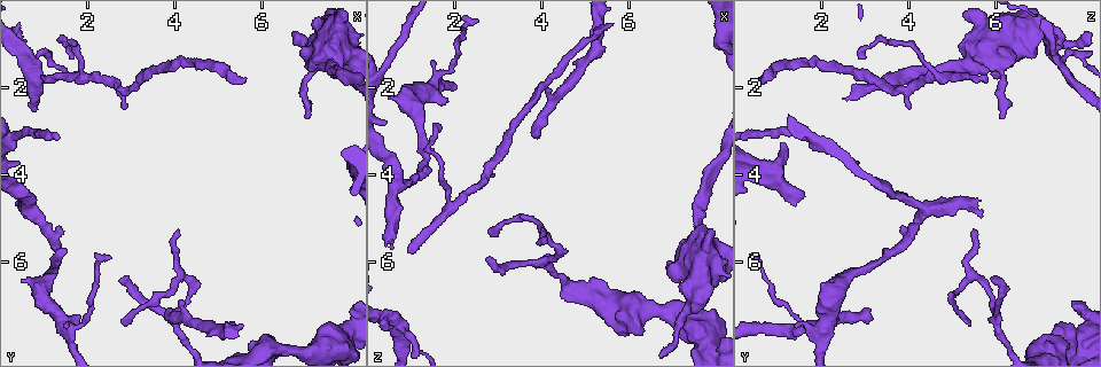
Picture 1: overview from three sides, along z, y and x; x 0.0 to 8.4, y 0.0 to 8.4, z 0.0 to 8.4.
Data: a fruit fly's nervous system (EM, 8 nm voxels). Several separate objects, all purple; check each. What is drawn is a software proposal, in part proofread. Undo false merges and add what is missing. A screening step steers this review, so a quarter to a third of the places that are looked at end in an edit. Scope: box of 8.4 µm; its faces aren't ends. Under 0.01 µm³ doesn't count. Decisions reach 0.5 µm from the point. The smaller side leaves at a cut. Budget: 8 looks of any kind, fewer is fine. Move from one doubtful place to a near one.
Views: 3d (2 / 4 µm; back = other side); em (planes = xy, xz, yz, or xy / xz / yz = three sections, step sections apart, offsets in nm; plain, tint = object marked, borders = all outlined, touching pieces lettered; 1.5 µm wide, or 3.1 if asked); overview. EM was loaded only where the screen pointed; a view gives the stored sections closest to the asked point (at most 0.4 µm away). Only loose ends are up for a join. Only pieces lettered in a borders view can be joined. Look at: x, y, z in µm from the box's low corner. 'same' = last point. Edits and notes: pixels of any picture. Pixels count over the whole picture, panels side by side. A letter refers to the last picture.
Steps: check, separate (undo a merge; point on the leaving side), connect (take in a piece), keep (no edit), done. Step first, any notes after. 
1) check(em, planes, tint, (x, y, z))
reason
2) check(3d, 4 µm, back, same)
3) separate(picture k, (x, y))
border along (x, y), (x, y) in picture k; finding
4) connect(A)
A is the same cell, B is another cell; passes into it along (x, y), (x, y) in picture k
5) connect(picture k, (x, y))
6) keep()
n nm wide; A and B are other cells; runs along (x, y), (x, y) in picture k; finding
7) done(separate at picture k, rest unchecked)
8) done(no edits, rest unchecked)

check(em, planes, borders, (3.80, 7.25, 3.10))
branch stops here

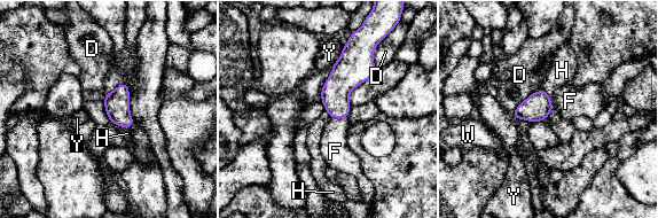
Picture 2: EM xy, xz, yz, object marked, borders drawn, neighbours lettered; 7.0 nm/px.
connect(F)
F is the same cell, D, H, W and Y are other cells; passes into it along (335, 92), (338, 117), (335, 152) in picture 2; the cell continues

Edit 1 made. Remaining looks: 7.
check(em, xz, step 4, plain, (1.00, 1.90, 5.80))
free end

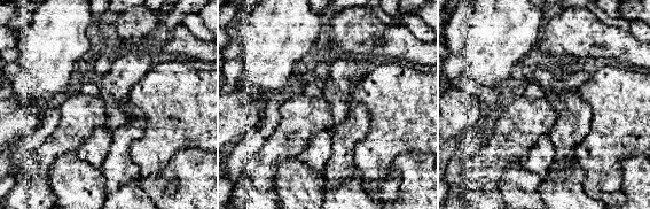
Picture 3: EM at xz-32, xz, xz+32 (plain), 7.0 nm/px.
check(em, xz, step 4, borders, same)
see the neighbours

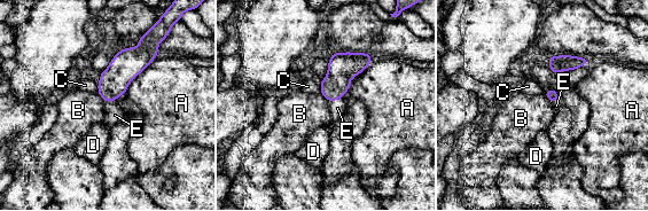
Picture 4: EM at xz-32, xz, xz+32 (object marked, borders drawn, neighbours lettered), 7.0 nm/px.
connect(E)
E is the same cell, A, B, C and D are other cells; passes into it along (342, 67), (335, 99), (337, 108) in picture 4; it goes on there

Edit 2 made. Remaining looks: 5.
check(overview)

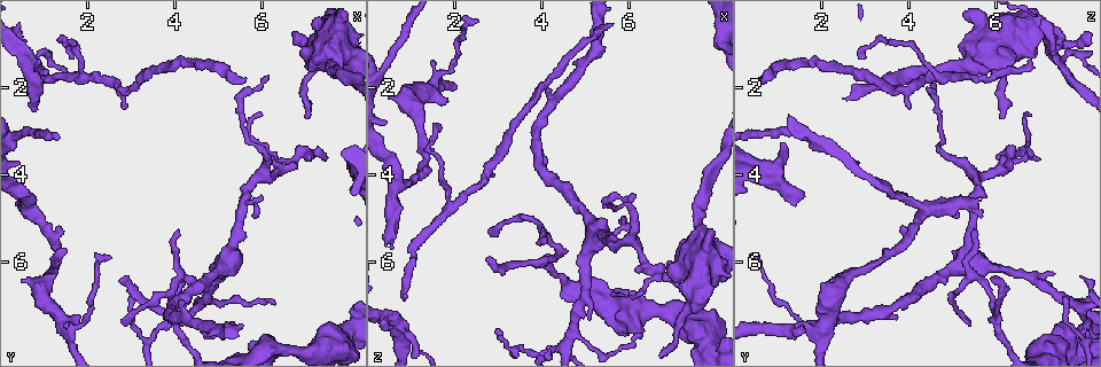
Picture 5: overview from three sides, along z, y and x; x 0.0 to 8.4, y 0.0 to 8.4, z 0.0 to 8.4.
check(em, xz, step 8, tint, (7.05, 0.95, 7.80))
a narrow waist

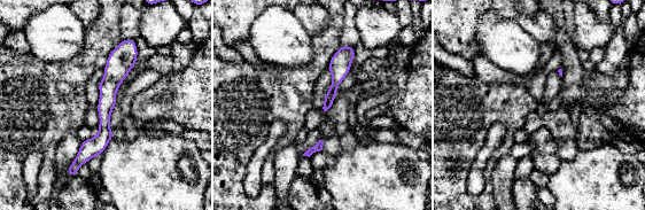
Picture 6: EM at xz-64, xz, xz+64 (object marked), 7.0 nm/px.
check(em, planes, borders, same)

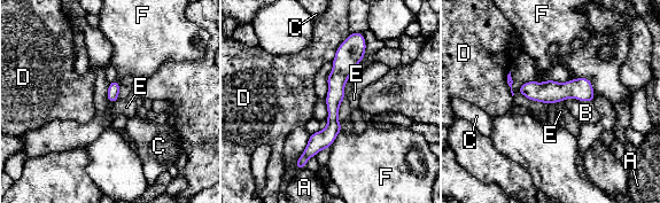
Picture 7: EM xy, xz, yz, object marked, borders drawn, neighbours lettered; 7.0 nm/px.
keep()
F touches over 220 nm; A, B, C, D, E and F are other cells; border along (572, 78), (588, 77), (596, 95) in picture 7; continuous, no second cell

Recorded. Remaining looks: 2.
done(connect at picture 2, connect at picture 4, rest unchecked)

